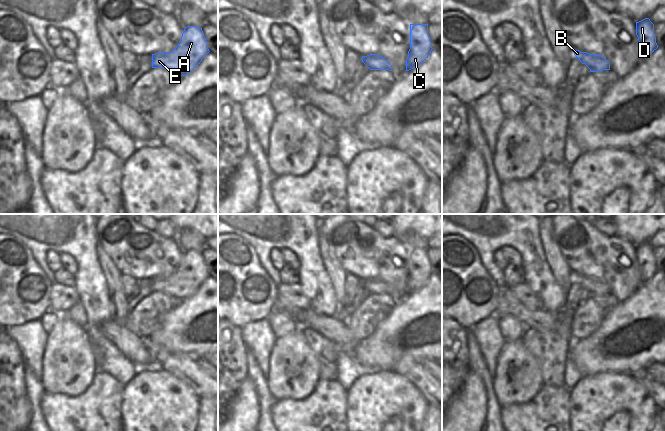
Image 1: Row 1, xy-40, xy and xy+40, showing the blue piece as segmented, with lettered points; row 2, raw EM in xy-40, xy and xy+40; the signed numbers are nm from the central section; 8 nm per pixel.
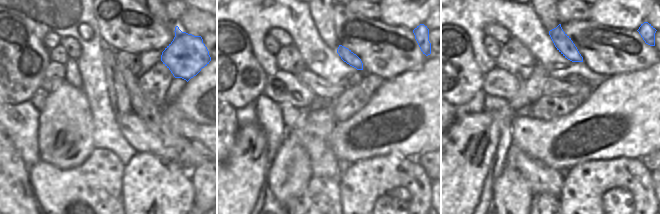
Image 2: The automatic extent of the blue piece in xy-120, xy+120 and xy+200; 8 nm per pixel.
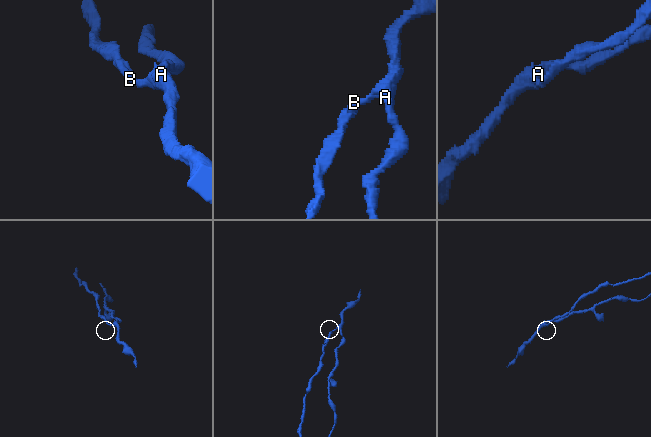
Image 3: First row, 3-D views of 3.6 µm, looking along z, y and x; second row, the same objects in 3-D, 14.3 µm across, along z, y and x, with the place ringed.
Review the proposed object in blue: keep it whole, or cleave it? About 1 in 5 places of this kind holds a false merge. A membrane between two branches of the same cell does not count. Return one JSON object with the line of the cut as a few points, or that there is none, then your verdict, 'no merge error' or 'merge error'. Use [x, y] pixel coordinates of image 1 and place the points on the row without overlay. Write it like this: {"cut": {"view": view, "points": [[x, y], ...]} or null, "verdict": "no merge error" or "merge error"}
{"cut": null, "verdict": "no merge error"}

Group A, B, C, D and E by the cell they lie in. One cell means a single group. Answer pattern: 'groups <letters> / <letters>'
groups A B C D E

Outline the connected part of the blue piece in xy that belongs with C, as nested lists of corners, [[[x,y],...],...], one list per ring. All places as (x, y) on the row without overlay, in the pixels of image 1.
[[[410,248],[410,273],[406,283],[406,295],[422,288],[432,275],[428,248]]]

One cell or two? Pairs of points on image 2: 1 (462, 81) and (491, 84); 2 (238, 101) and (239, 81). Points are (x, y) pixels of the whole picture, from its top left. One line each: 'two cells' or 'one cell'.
1: two cells
2: one cell

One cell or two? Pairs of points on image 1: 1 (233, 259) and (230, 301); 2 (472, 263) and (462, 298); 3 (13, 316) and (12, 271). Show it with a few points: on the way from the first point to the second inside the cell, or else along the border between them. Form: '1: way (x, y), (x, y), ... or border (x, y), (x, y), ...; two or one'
1: way (229, 269), (230, 291); one
2: way (472, 272), (476, 279), (467, 289); one
3: way (13, 305), (12, 282); one

